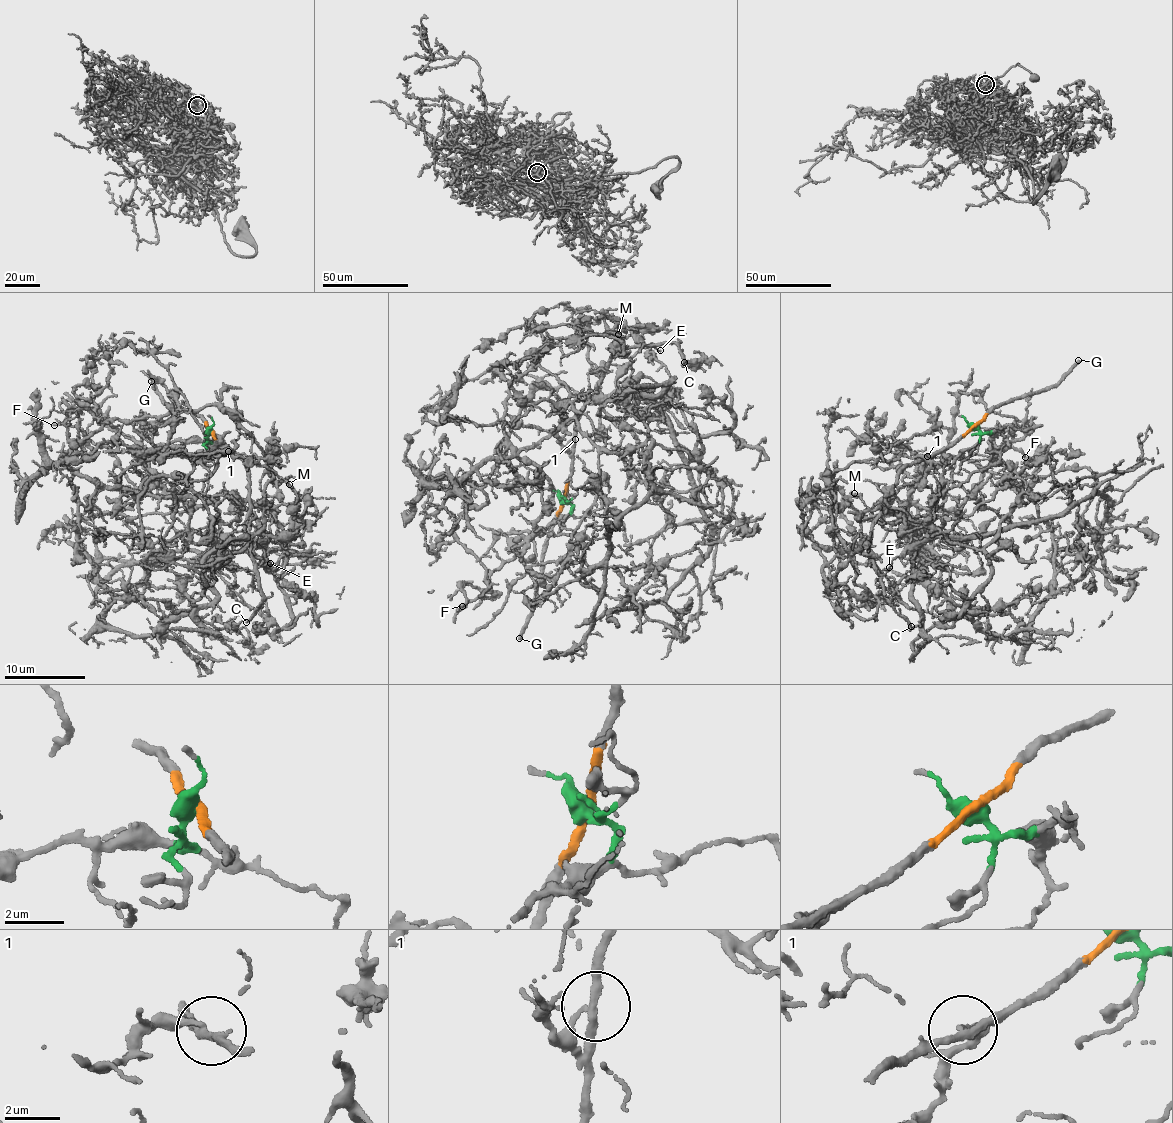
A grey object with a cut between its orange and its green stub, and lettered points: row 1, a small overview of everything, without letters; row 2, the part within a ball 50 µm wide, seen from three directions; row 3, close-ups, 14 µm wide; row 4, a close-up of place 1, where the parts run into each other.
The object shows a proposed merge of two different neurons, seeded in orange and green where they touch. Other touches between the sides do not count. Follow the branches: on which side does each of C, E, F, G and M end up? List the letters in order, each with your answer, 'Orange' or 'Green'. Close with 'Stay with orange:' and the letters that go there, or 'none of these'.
C: Orange
E: Orange
F: Green
G: Orange
M: Green
Stay with orange: C, E, G

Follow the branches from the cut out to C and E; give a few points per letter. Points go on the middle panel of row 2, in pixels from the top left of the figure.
C: (564, 500), (574, 448), (576, 420), (603, 379), (609, 356), (629, 345), (673, 343), (684, 361)
E: (564, 500), (574, 448), (576, 420), (603, 379), (609, 356), (637, 344), (651, 345), (661, 350)

